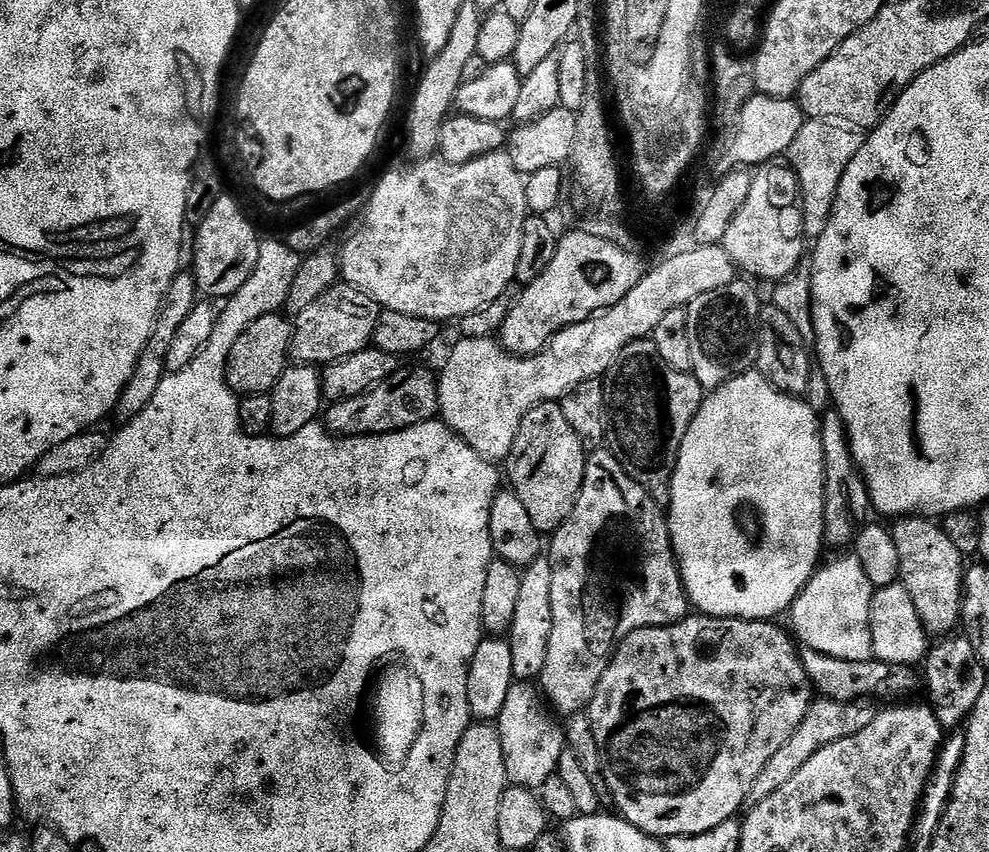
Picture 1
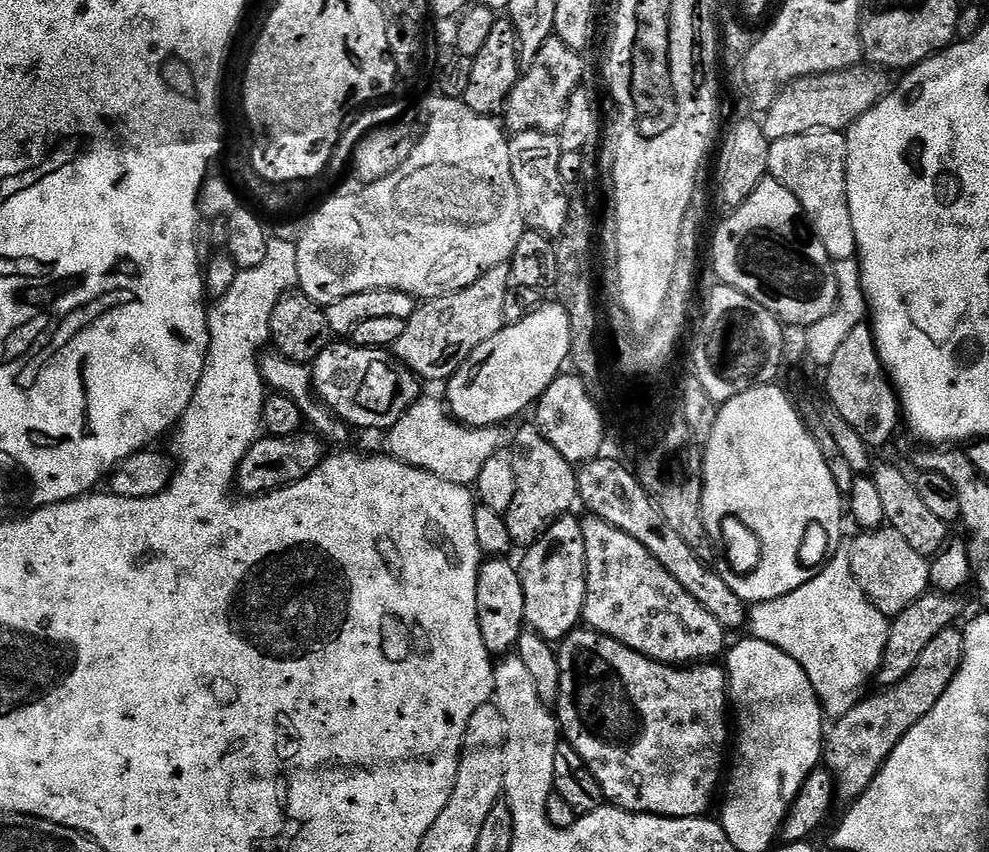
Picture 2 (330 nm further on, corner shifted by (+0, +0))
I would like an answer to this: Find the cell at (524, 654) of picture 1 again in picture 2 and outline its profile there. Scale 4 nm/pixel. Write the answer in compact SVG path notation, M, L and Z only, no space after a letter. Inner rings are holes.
M569 514L558 518L550 530L546 530L523 553L524 561L519 561L520 577L522 578L522 594L526 598L524 611L525 625L537 632L541 638L549 642L565 640L576 628L581 627L584 615L584 603L588 587L586 586L586 546L582 542L581 517Z

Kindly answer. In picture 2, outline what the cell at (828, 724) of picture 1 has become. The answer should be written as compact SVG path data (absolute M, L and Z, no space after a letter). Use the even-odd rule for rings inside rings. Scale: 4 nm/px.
M929 591L918 597L910 606L906 606L902 614L895 616L890 624L886 654L882 658L882 666L878 673L881 689L892 688L898 682L902 682L902 678L909 676L914 666L918 666L918 658L922 658L926 646L930 646L932 639L937 634L942 634L942 630L957 623L956 619L964 612L964 604L960 599L956 594Z

